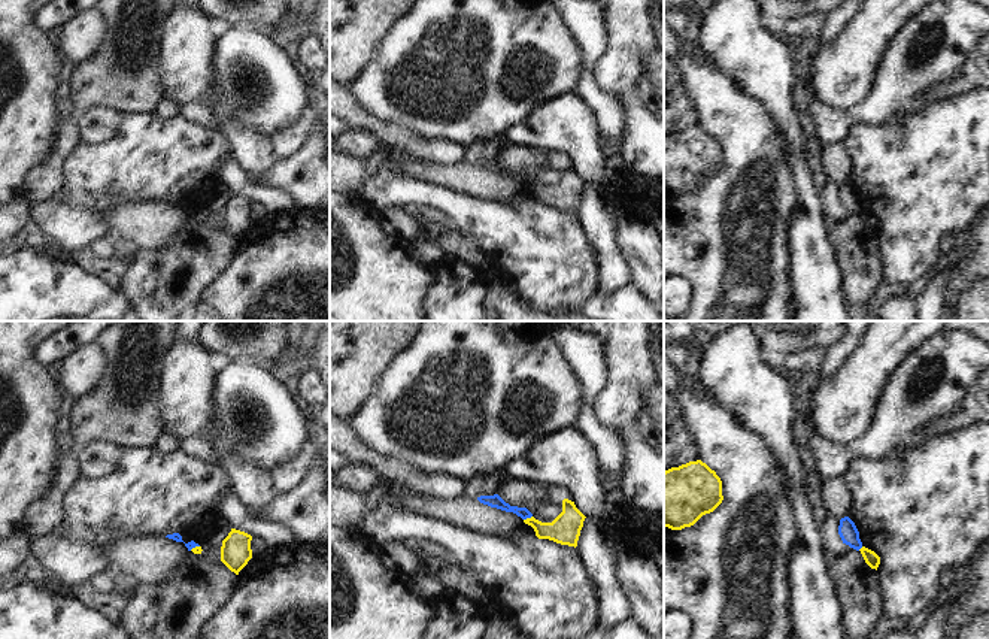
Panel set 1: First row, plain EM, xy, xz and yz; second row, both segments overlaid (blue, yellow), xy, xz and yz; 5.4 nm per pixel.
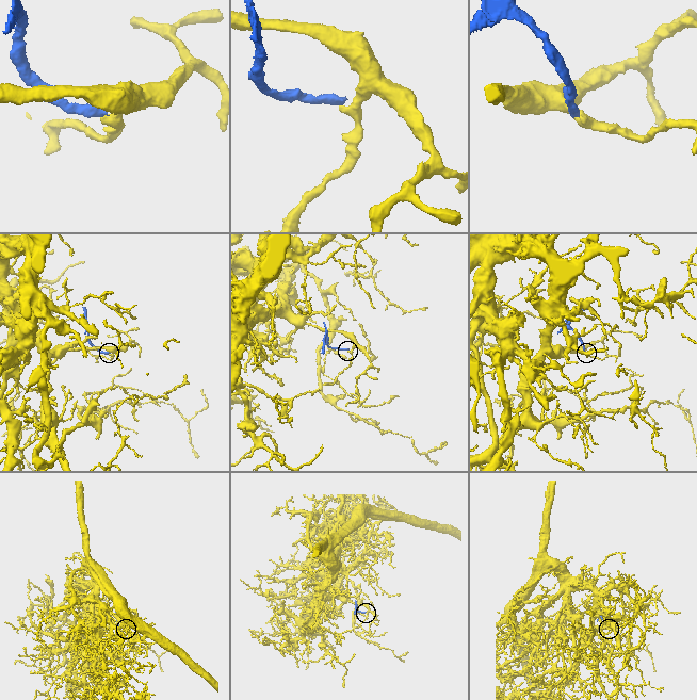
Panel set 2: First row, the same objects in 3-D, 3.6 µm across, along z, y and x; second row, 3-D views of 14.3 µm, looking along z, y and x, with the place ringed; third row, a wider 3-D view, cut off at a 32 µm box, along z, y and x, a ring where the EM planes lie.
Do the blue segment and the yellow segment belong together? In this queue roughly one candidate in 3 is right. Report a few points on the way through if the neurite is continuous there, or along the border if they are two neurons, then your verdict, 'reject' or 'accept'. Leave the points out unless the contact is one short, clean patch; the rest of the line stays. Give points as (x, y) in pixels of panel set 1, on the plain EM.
border along xz (531, 181), (524, 185); reject

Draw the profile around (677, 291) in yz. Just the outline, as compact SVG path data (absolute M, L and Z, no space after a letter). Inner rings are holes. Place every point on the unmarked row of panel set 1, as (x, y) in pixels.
M680 276L664 279L664 314L670 318L679 318L689 311L692 305L692 285Z

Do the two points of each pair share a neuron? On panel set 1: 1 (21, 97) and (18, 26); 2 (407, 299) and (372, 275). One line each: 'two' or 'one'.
1: one
2: one

